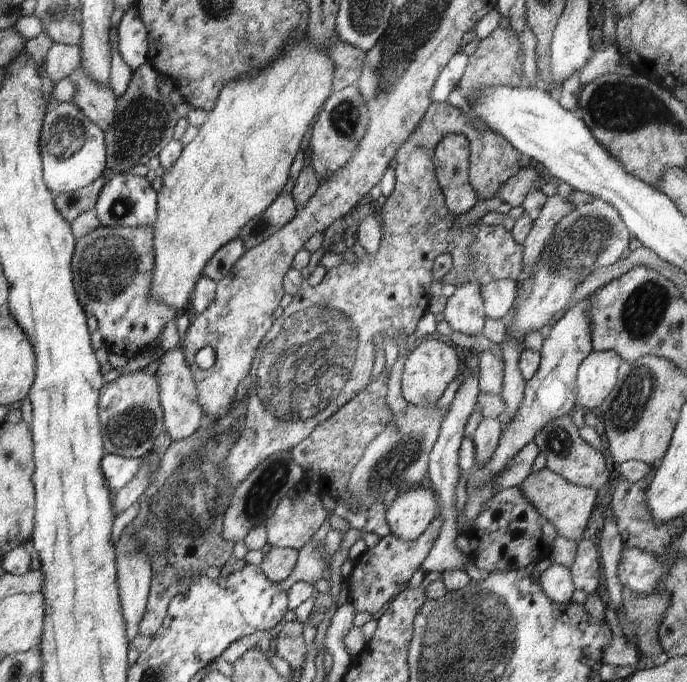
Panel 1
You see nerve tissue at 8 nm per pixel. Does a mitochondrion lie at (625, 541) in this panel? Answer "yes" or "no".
no

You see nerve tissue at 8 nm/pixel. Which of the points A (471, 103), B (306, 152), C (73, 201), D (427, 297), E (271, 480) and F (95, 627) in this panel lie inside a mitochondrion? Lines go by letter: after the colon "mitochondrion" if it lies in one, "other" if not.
A: other
B: other
C: mitochondrion
D: other
E: mitochondrion
F: other

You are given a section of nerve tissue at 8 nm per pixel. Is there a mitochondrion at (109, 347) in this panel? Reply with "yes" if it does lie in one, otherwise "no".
no

